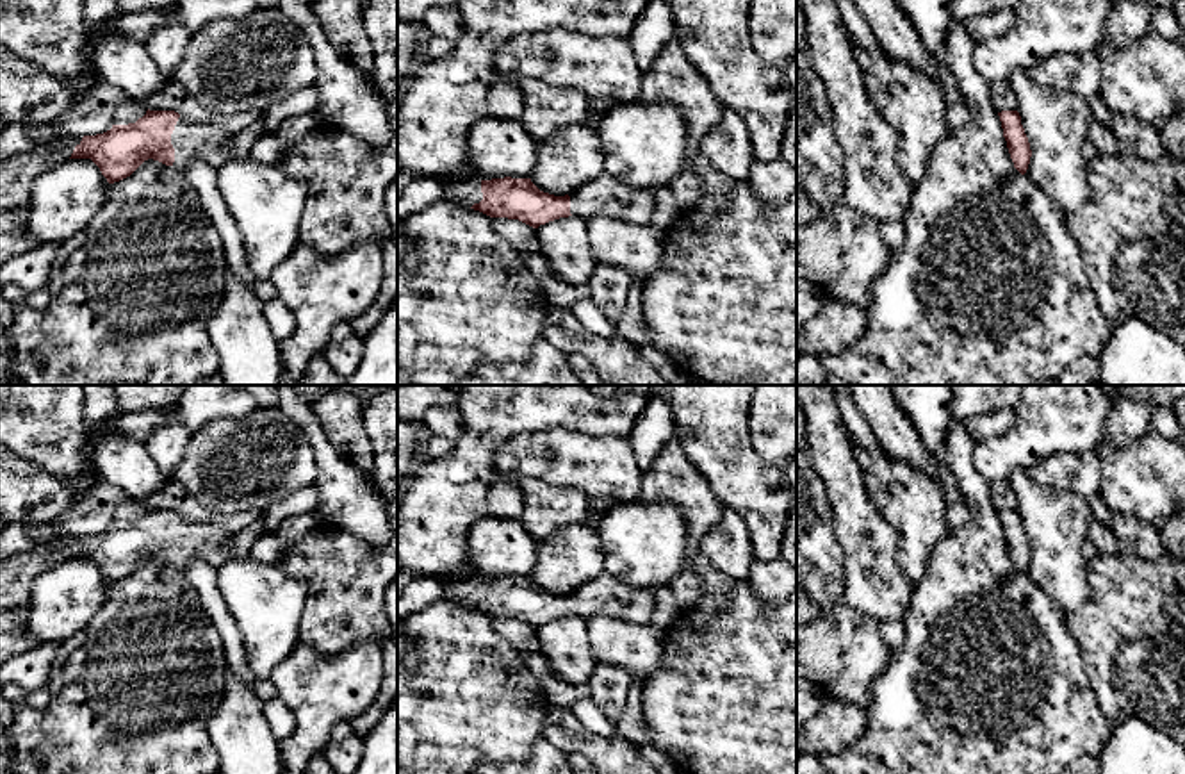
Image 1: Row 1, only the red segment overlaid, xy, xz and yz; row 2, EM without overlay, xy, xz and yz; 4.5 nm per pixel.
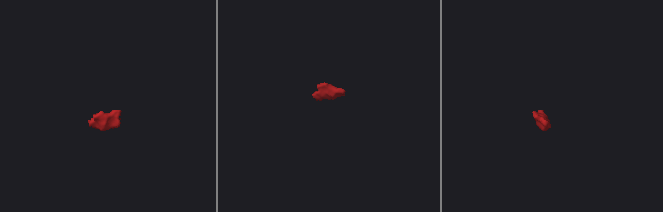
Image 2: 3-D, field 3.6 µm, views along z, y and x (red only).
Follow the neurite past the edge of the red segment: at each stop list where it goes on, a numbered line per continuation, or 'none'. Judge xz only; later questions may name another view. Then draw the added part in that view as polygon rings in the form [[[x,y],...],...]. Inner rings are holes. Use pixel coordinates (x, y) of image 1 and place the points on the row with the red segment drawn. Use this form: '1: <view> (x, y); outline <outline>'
1: xz (465, 191); outline [[[470,175],[447,178],[442,200],[470,209],[483,200],[481,180]]]
2: xz (608, 197); outline [[[602,173],[597,180],[570,193],[570,214],[579,218],[608,216],[629,225],[649,225],[658,189],[631,187]]]

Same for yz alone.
none

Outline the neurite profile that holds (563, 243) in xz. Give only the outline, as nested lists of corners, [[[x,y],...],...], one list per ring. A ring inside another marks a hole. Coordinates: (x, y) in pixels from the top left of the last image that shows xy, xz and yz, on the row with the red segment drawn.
[[[560,218],[535,230],[540,251],[556,275],[570,285],[586,285],[599,266],[590,248],[586,219]]]

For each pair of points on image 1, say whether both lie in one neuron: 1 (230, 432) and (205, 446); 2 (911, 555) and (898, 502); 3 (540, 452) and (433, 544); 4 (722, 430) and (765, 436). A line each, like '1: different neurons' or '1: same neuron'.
1: same neuron
2: same neuron
3: different neurons
4: different neurons

